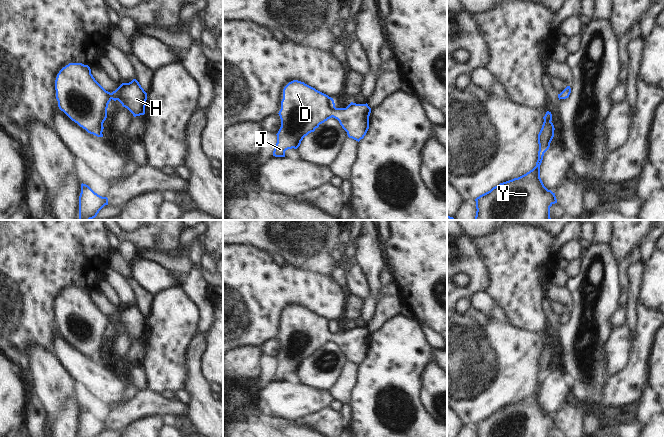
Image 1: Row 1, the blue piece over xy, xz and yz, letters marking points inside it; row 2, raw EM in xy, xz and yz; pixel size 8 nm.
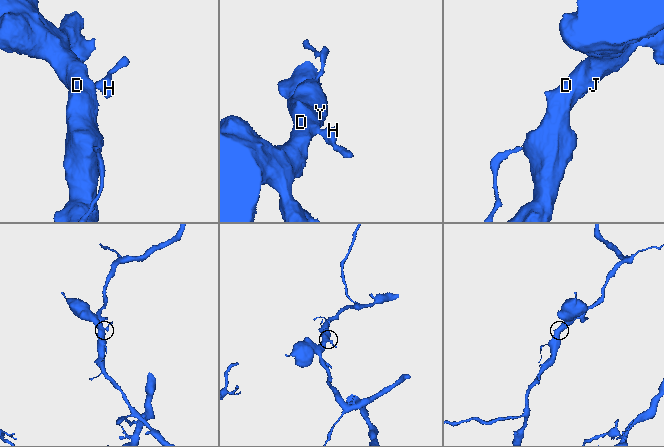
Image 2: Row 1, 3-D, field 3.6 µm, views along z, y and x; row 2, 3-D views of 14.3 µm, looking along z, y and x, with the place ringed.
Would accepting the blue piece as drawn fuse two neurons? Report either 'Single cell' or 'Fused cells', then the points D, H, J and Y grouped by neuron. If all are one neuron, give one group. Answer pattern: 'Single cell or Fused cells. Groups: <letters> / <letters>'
Single cell. Groups: D H J Y.

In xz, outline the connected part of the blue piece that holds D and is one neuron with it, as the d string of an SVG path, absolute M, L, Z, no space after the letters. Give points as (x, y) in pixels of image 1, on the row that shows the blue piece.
M293 80L283 89L279 116L281 127L273 156L285 157L288 149L297 149L309 133L330 118L339 121L349 138L360 141L369 129L371 108L368 104L351 102L346 108L336 108L333 98L305 84Z

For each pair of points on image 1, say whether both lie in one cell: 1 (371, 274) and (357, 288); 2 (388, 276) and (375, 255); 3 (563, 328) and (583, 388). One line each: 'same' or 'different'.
1: different
2: different
3: same

